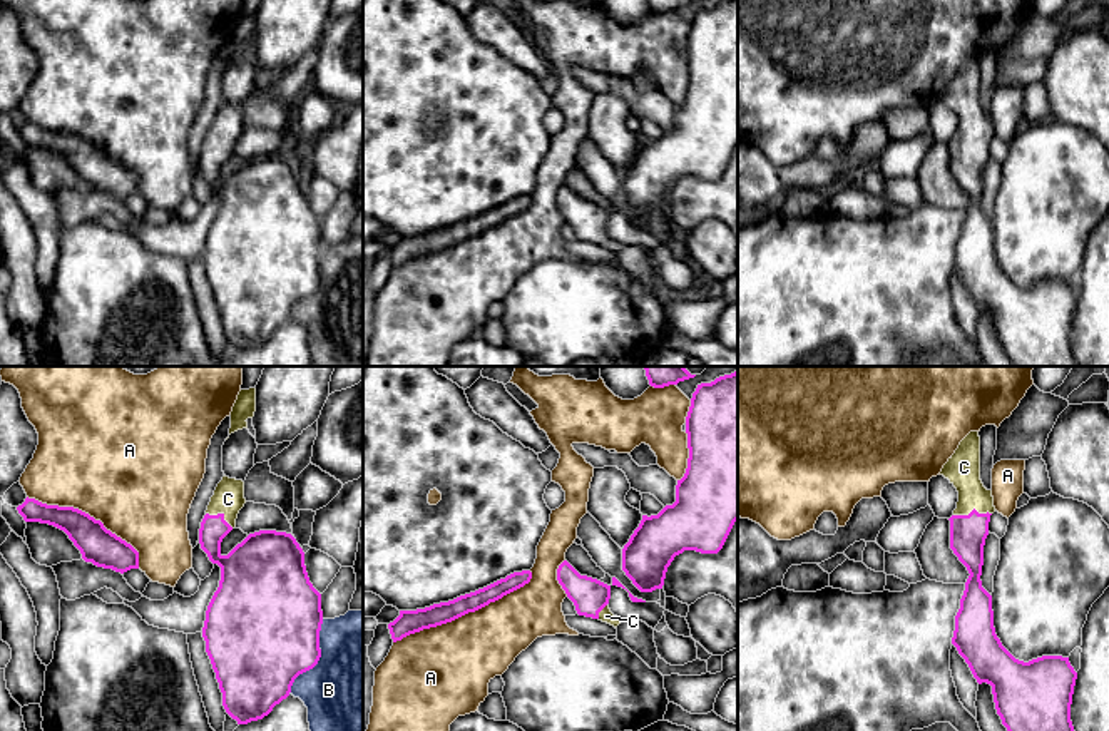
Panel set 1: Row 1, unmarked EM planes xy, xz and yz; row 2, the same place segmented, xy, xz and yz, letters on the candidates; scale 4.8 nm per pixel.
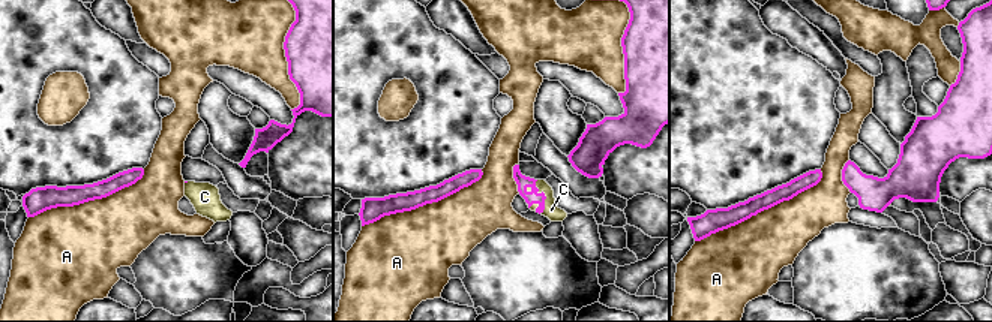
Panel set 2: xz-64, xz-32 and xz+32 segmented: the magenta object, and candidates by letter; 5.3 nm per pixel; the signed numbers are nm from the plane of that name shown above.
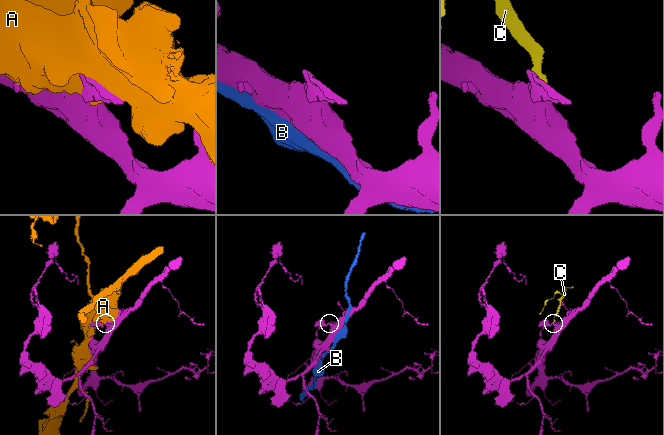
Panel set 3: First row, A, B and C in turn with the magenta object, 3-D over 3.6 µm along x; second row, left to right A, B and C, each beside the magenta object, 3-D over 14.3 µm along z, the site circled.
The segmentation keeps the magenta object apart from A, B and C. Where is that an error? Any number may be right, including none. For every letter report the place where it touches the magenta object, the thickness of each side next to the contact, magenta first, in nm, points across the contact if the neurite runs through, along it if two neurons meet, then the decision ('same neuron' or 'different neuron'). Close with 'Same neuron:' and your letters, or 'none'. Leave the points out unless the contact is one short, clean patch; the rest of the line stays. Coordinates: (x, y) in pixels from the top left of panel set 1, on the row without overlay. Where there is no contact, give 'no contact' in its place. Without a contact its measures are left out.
A: contact xz (465, 238); calibres 110 and 380 nm; different neuron
B: contact xy (318, 285); calibres 440 and 500 nm; different neuron
C: contact yz (974, 134); calibres 180 and 160 nm; way yz (967, 158), (974, 134), (974, 122), (964, 92); same neuron
Same neuron: C

